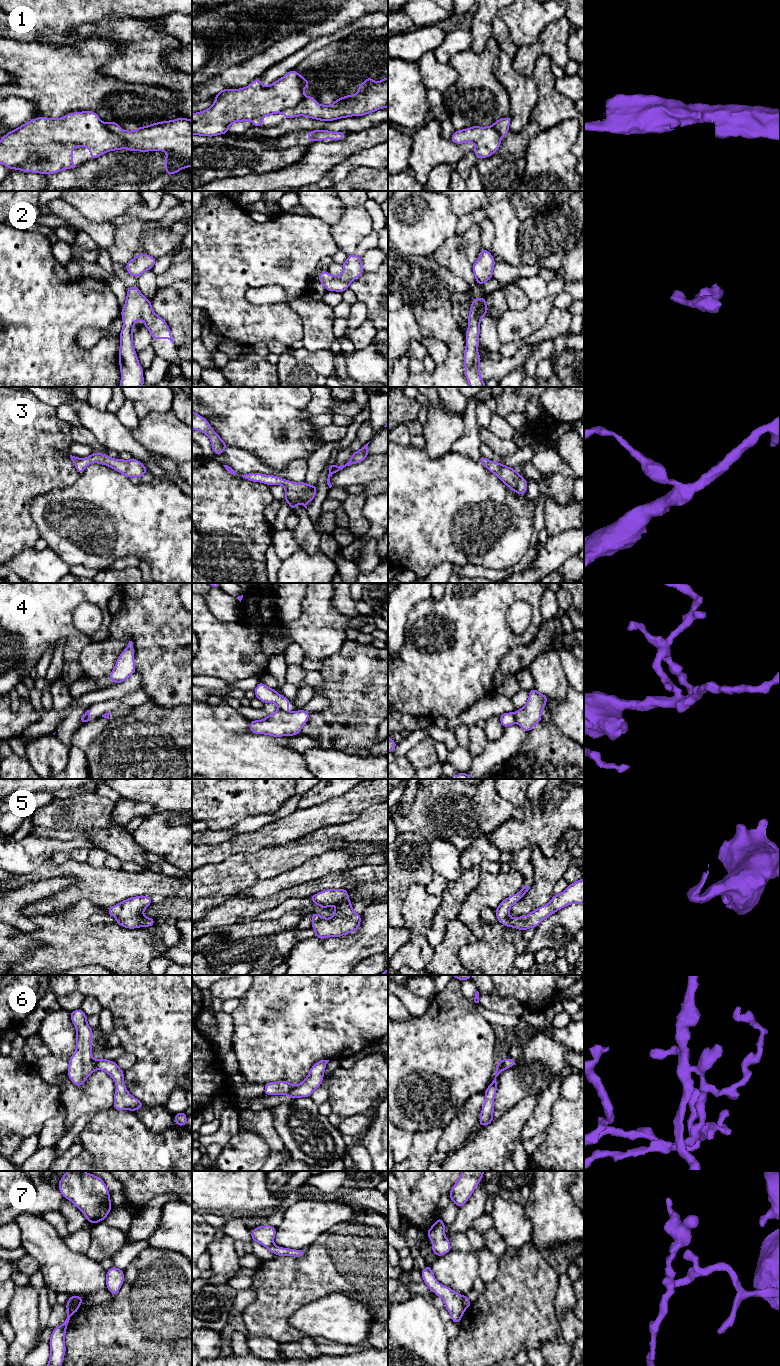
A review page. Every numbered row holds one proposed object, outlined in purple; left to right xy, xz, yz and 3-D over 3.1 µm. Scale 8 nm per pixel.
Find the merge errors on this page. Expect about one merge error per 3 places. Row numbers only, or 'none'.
1, 4, 6, 7

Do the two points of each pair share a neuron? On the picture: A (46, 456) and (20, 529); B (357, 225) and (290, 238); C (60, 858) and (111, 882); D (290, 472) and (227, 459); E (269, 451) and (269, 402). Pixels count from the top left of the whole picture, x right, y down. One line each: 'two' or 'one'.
A: one
B: two
C: two
D: one
E: one

